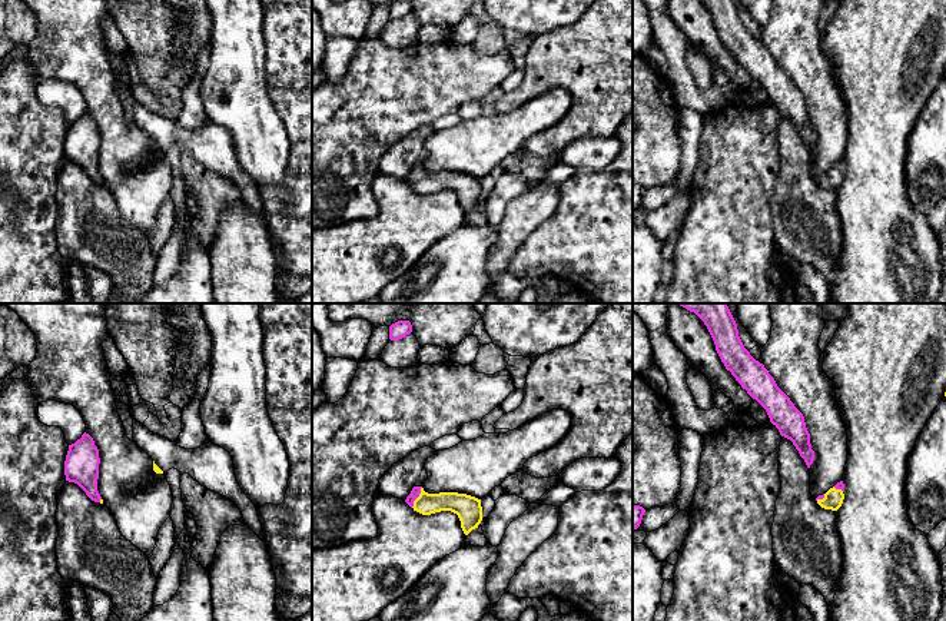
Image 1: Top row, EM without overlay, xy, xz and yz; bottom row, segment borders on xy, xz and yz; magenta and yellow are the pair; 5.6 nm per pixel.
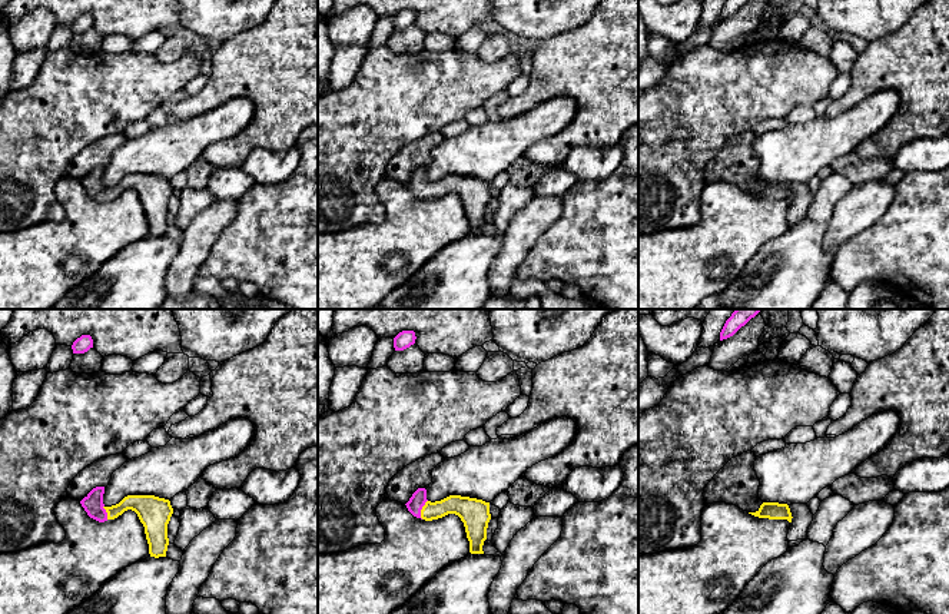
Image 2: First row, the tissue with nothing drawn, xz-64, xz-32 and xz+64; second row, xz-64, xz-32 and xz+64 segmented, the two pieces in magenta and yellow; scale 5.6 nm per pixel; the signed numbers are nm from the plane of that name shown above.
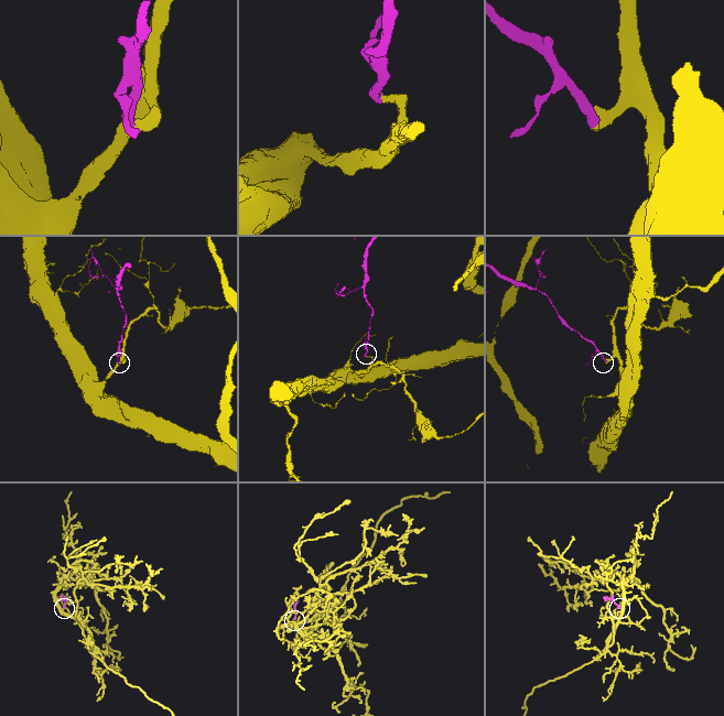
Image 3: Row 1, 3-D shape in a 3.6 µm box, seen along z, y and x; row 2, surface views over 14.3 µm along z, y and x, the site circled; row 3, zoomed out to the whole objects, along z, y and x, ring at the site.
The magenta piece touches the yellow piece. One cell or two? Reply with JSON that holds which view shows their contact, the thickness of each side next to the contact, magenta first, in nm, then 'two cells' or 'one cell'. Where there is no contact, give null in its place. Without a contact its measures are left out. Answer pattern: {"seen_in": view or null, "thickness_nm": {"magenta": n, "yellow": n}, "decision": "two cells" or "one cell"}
{"seen_in": "xz", "thickness_nm": {"magenta": 50, "yellow": 130}, "decision": "one cell"}

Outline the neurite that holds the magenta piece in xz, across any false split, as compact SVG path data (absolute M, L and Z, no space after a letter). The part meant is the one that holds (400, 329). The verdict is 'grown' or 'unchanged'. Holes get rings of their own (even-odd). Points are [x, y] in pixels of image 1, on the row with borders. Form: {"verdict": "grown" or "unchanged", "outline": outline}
{"verdict": "unchanged", "outline": "M398 321L389 326L389 339L399 341L412 332L409 321Z"}

